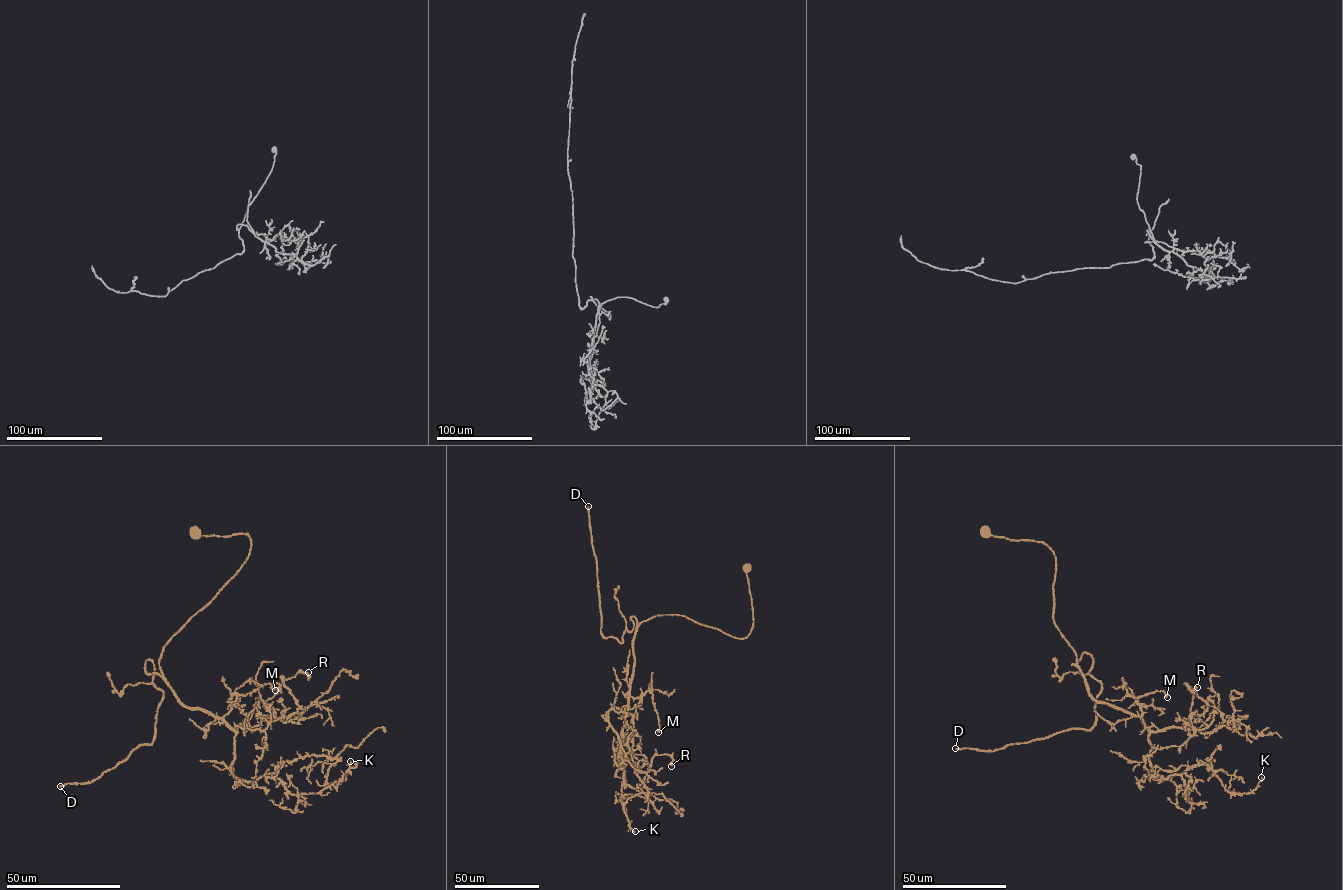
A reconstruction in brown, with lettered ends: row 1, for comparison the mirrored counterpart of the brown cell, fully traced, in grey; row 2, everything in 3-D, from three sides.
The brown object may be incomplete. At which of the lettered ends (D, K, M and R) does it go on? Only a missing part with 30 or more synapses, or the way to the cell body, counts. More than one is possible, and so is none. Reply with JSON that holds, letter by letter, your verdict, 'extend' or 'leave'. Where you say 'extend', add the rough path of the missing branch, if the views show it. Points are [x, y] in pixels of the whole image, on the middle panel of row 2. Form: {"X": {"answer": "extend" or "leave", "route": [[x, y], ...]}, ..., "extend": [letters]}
{"D": {"answer": "extend"}, "K": {"answer": "leave"}, "M": {"answer": "leave"}, "R": {"answer": "leave"}, "extend": ["D"]}

